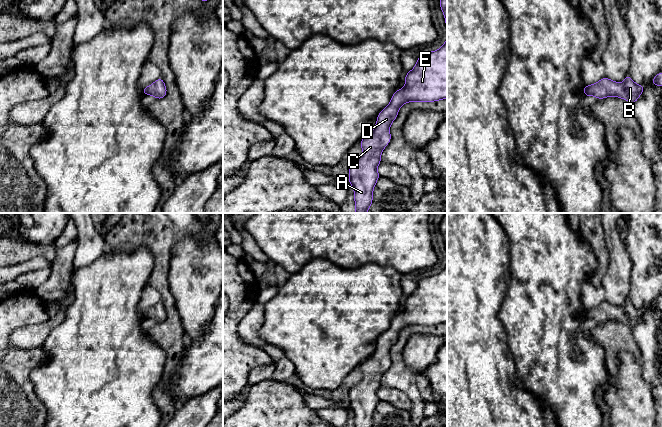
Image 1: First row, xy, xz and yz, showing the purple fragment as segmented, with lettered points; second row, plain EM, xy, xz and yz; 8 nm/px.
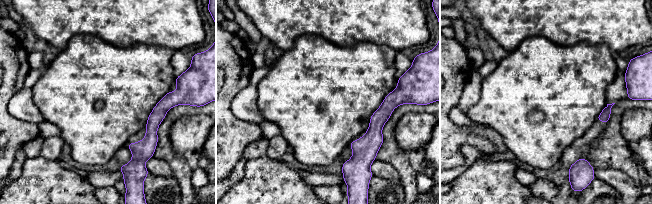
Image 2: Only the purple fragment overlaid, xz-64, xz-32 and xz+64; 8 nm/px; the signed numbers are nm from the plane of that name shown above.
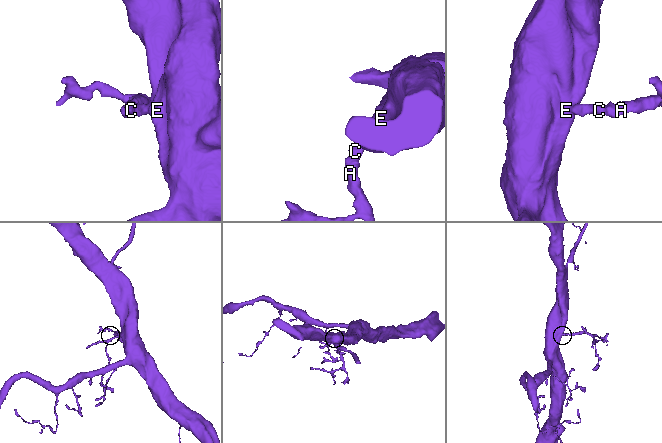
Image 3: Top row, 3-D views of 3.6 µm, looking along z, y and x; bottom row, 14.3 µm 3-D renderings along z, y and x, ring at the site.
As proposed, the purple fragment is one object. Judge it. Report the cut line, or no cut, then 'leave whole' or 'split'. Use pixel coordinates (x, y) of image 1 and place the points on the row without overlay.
no cut; leave whole

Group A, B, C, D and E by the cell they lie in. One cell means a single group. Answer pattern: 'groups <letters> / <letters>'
groups A B C D E

